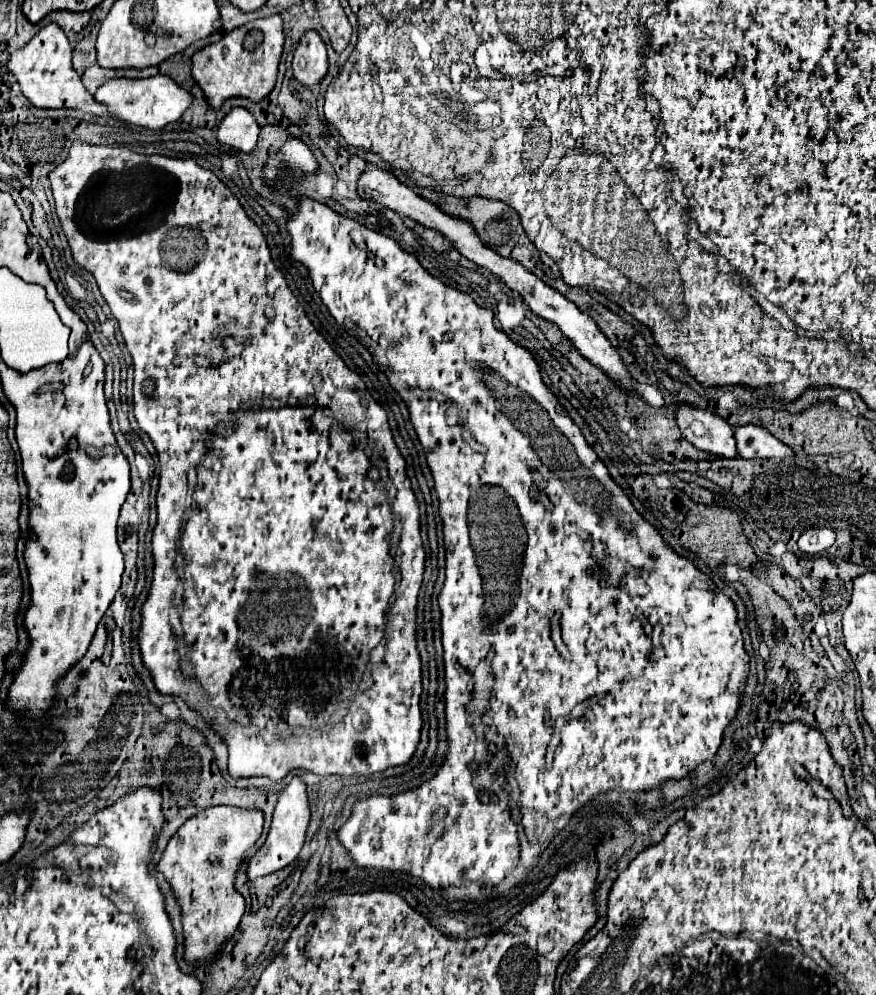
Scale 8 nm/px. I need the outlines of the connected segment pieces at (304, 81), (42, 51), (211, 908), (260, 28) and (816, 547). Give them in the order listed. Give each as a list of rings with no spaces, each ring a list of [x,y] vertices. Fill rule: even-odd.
[[[307,31],[293,55],[295,79],[305,87],[315,87],[327,75],[327,49],[317,31]]]
[[[49,23],[43,27],[23,49],[11,53],[7,63],[9,71],[15,75],[17,83],[21,85],[23,95],[41,109],[79,109],[91,115],[107,115],[107,109],[95,101],[95,97],[83,87],[79,75],[71,67],[71,45],[59,29],[59,25]]]
[[[209,807],[187,819],[175,837],[167,843],[165,853],[157,863],[179,903],[183,921],[183,957],[199,967],[213,963],[229,939],[235,935],[245,913],[245,899],[235,891],[235,875],[241,867],[241,857],[255,845],[263,831],[263,813],[259,809]]]
[[[271,15],[267,19],[251,21],[239,29],[233,29],[219,43],[211,43],[193,55],[191,75],[195,83],[201,87],[207,103],[213,109],[219,109],[231,97],[245,97],[251,101],[261,101],[271,93],[277,79],[277,65],[281,59],[285,35],[283,21],[279,15]],[[249,33],[259,33],[261,39],[251,49],[245,47],[245,39]]]
[[[807,529],[799,539],[799,549],[803,553],[821,553],[835,541],[833,529]]]

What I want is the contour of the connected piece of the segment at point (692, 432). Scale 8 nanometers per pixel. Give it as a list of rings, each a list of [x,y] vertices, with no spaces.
[[[681,405],[677,407],[677,425],[683,437],[691,441],[697,449],[715,457],[739,457],[739,453],[735,451],[733,427],[725,419],[713,415],[711,411]]]

